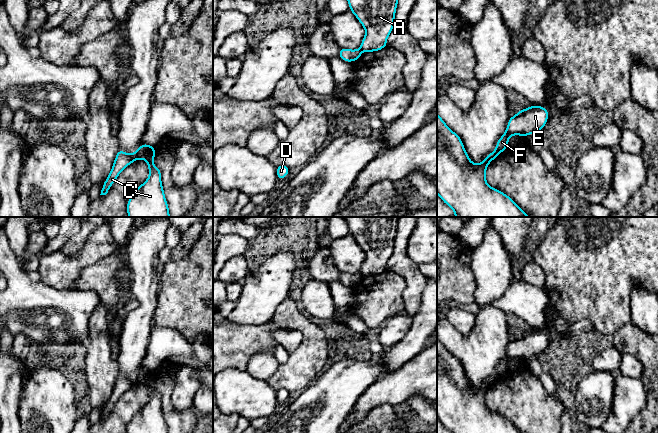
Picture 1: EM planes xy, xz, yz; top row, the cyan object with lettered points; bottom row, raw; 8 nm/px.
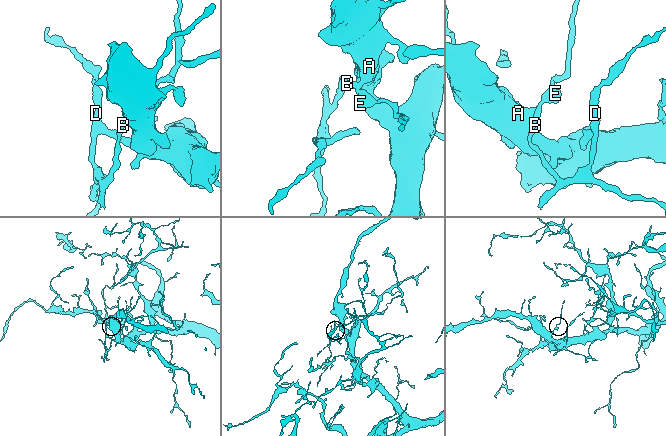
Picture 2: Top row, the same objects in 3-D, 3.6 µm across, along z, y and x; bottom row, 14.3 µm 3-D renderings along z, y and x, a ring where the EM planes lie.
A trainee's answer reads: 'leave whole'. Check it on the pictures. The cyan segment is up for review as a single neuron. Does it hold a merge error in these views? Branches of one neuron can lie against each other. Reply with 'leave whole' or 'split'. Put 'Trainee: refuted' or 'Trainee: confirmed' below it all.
split
Trainee: refuted

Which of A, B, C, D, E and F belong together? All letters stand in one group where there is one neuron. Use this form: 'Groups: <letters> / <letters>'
Groups: A C / B D E F

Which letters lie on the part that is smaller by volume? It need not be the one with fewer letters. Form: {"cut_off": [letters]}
{"cut_off": ["B", "D", "E", "F"]}

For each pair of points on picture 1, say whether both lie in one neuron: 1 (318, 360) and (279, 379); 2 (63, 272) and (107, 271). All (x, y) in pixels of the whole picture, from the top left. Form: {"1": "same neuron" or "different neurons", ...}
{"1": "same neuron", "2": "different neurons"}

